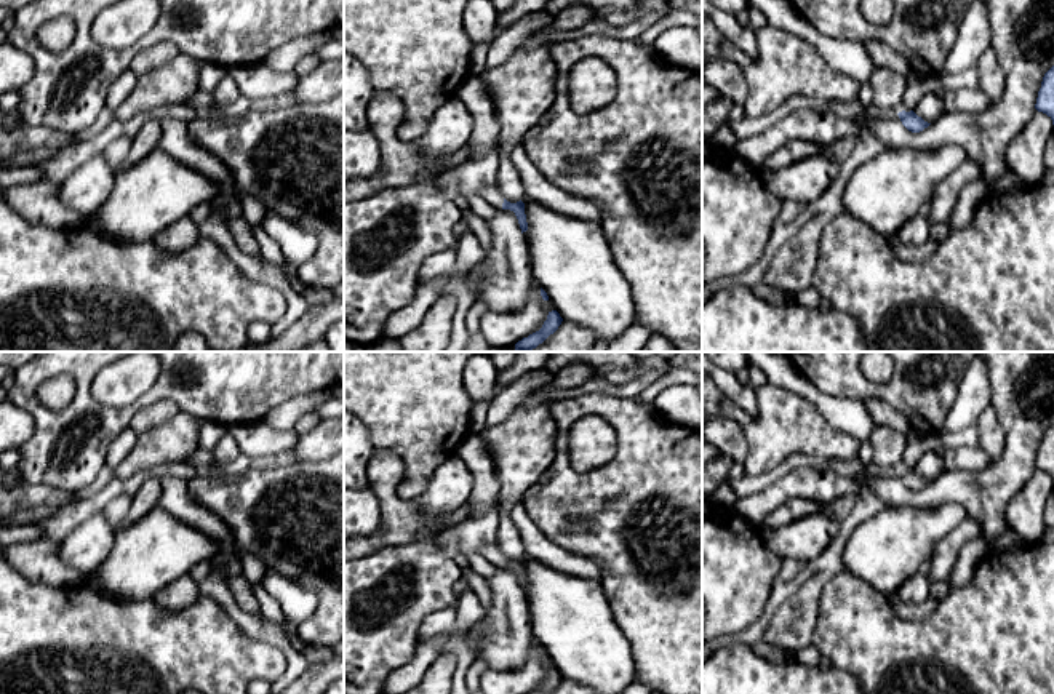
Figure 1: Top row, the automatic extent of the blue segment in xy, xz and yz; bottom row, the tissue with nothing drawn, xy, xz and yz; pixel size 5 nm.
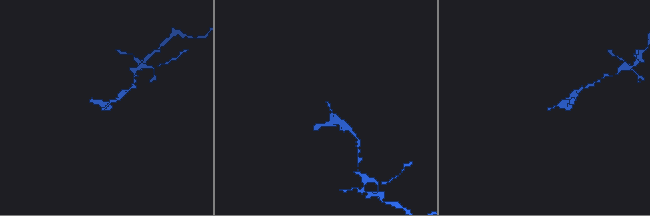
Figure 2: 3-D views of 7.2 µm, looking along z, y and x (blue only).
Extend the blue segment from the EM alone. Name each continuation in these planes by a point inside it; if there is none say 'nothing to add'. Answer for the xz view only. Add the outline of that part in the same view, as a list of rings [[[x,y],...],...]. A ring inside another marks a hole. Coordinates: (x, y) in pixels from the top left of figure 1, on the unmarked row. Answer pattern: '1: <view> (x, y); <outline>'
1: xz (491, 552); [[[496,544],[485,545],[480,553],[494,566],[502,568],[504,553]]]

